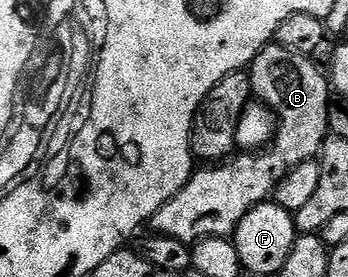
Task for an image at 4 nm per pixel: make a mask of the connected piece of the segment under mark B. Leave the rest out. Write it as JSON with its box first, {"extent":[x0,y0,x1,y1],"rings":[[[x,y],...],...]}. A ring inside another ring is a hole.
{"extent":[151,43,331,243],"rings":[[[276,43],[265,46],[247,72],[256,100],[268,106],[276,118],[276,134],[268,147],[256,152],[242,152],[224,163],[201,167],[151,222],[154,234],[186,243],[208,237],[232,238],[239,223],[256,205],[264,205],[277,192],[277,185],[290,171],[320,154],[325,138],[330,136],[327,107],[331,85],[317,70],[316,60],[295,55]]]}

